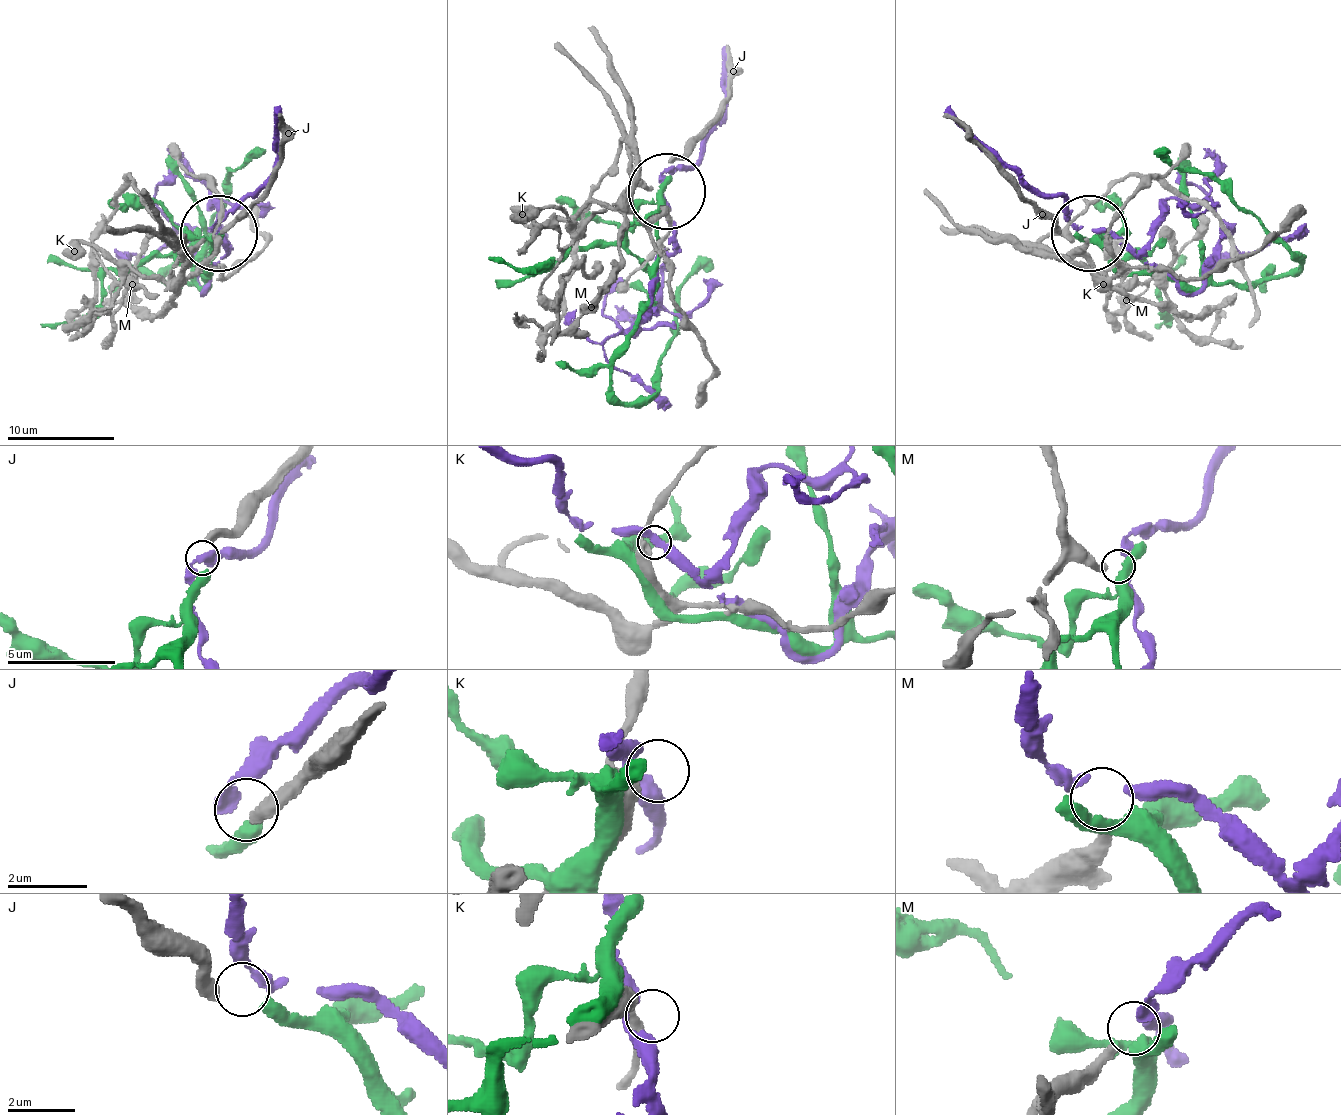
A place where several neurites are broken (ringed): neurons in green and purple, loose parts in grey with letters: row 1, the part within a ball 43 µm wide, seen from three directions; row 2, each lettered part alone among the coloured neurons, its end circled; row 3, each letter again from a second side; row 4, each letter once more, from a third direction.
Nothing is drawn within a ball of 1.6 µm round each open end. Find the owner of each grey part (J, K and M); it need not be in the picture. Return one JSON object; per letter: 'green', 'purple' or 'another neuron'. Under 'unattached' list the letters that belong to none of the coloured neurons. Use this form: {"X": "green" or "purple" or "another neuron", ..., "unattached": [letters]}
{"J": "green", "K": "another neuron", "M": "another neuron", "unattached": ["K", "M"]}

